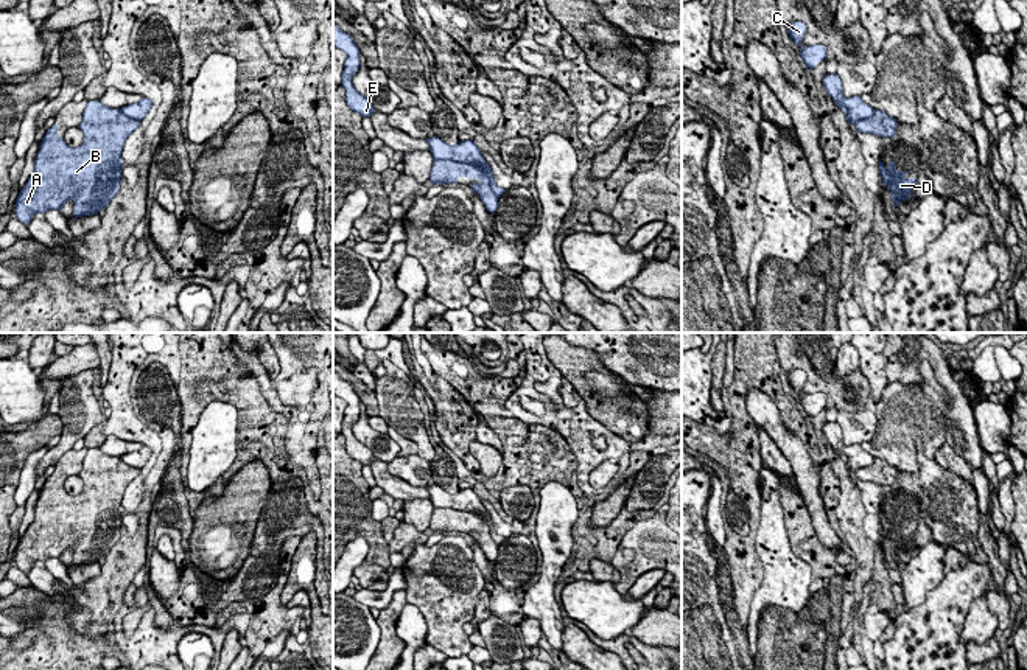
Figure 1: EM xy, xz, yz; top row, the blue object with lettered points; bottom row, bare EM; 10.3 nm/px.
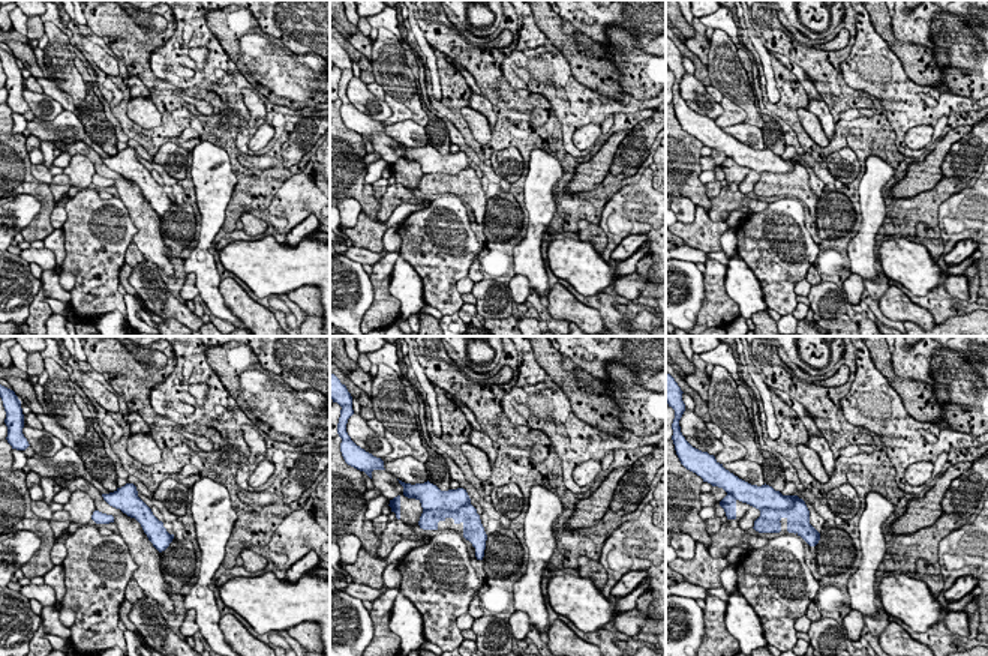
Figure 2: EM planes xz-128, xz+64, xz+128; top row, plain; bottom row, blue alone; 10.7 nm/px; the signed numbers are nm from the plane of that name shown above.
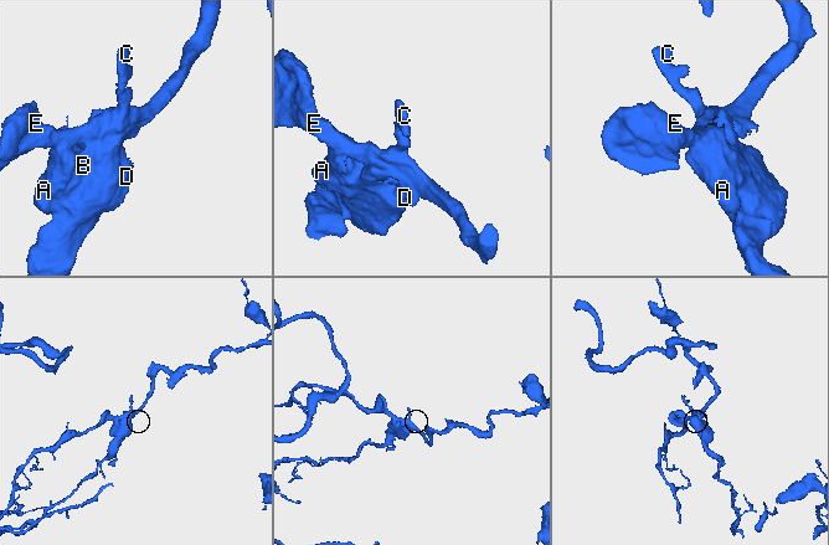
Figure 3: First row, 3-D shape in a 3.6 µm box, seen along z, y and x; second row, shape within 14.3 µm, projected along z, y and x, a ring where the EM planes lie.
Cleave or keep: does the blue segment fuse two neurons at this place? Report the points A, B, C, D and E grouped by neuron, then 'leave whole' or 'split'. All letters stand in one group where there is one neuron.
A B D / C E; split

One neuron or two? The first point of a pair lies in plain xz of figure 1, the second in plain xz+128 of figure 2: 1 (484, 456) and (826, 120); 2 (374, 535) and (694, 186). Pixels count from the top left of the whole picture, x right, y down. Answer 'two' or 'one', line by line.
1: two
2: one

